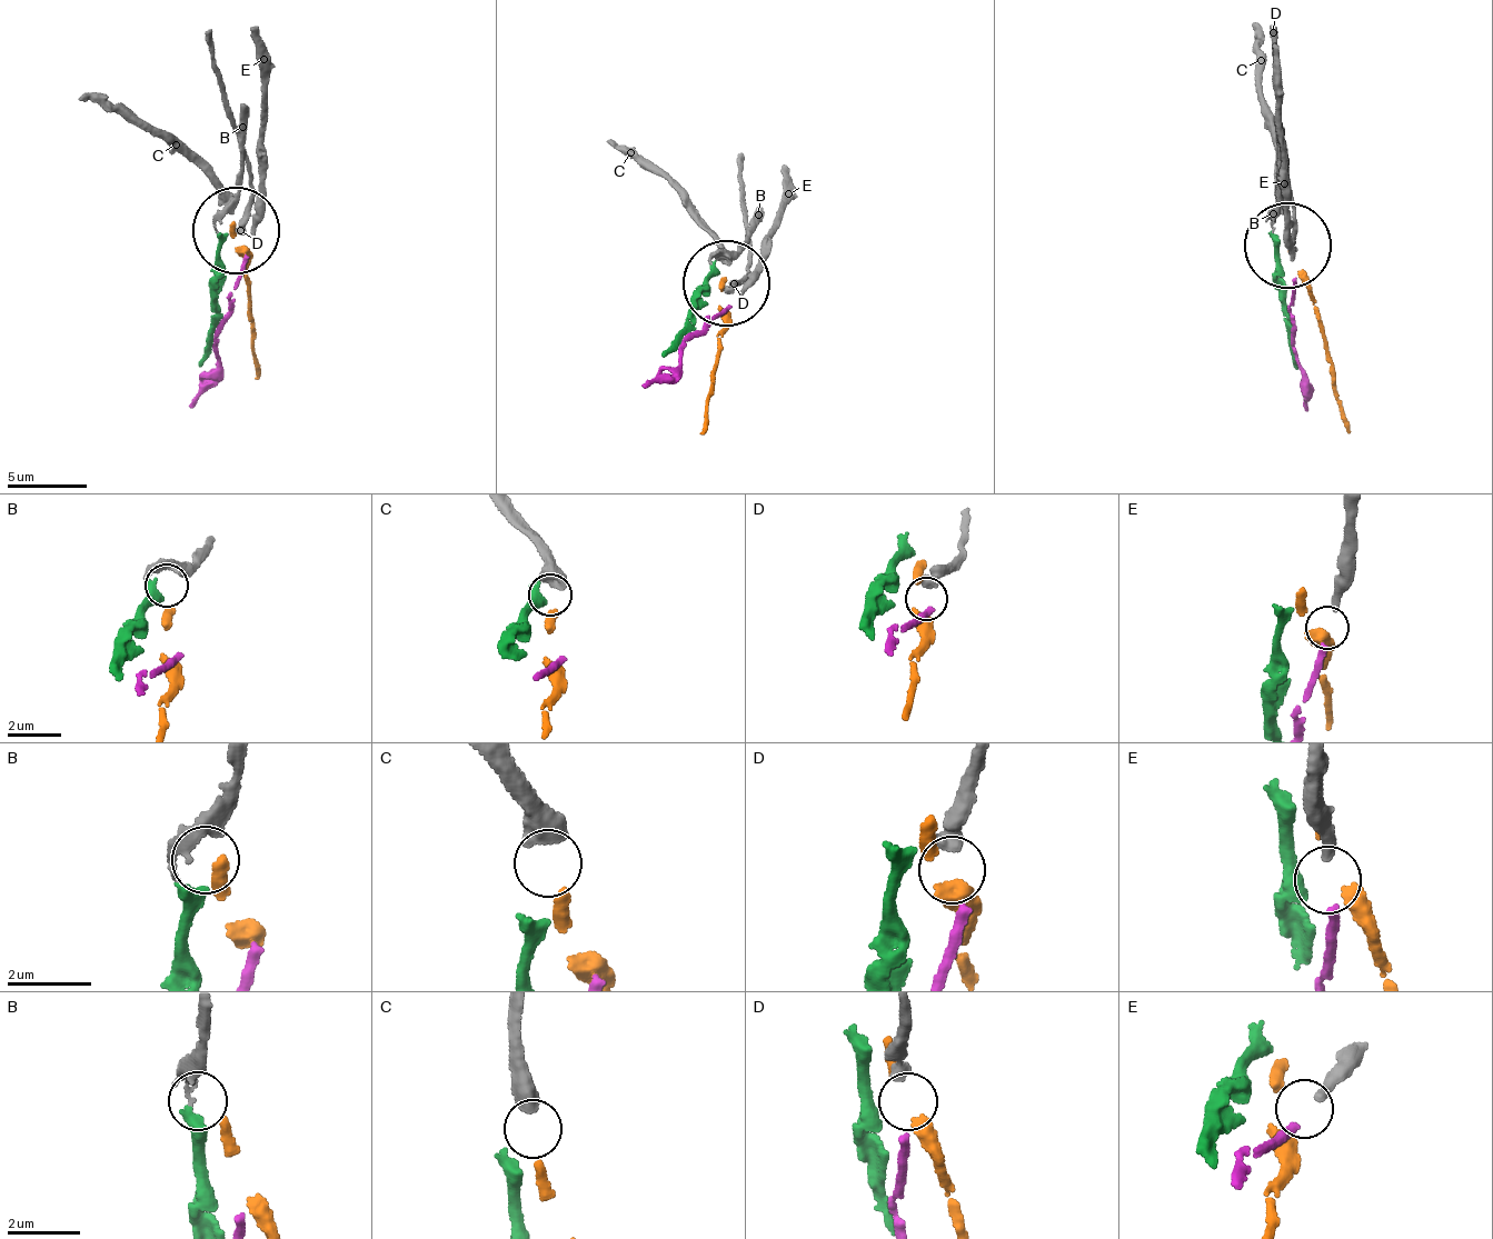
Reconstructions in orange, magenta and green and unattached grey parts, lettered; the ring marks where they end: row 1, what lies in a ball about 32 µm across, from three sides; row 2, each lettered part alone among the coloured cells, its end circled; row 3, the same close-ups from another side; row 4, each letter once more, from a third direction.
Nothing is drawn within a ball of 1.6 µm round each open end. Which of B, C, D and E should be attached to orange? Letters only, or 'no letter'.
C

